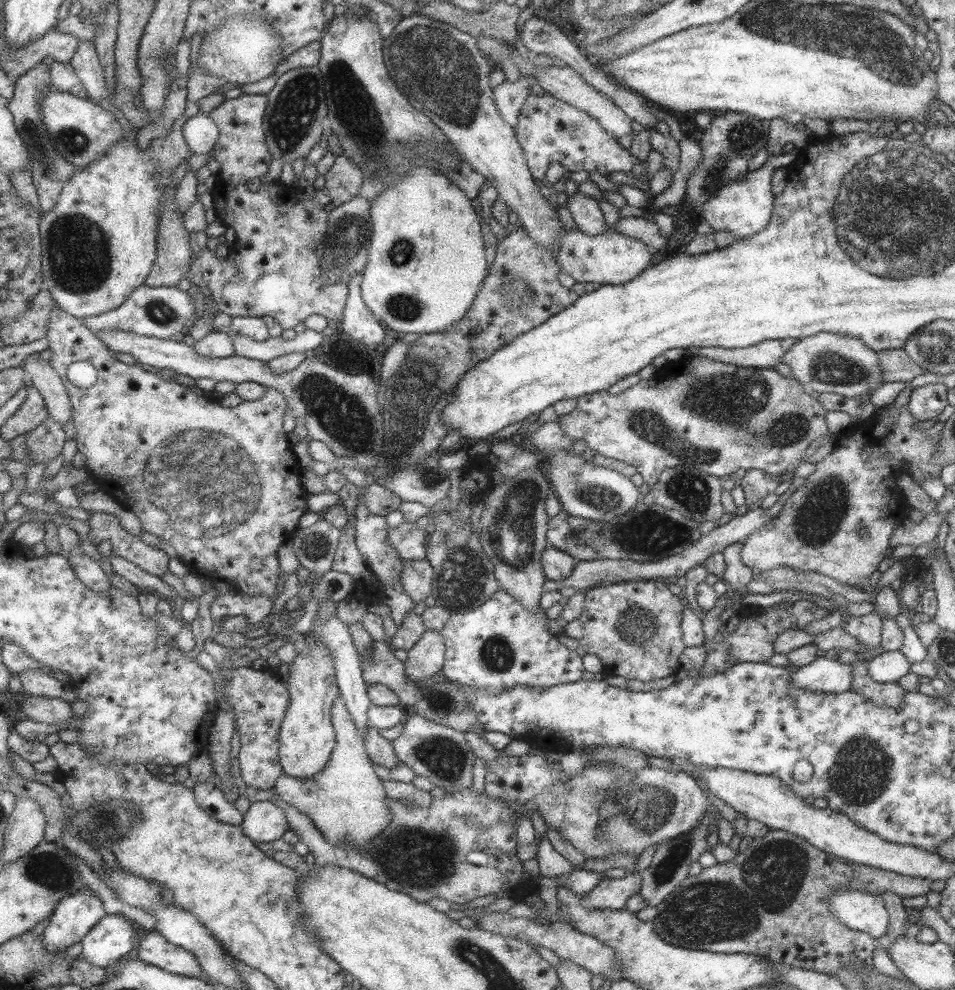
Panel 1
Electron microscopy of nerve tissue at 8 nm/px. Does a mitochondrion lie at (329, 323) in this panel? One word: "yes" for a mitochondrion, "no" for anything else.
no

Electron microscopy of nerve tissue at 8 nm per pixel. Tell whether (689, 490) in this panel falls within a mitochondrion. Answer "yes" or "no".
yes

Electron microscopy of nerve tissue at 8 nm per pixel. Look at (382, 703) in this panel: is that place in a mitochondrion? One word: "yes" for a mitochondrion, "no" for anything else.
no

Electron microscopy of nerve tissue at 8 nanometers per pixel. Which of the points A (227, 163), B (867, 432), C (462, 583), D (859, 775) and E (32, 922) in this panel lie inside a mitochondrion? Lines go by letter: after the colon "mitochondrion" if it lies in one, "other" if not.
A: other
B: other
C: mitochondrion
D: mitochondrion
E: other

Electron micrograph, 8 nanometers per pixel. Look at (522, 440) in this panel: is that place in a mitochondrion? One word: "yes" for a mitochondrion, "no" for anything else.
no

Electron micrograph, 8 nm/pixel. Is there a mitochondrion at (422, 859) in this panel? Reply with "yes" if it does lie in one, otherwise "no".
yes

